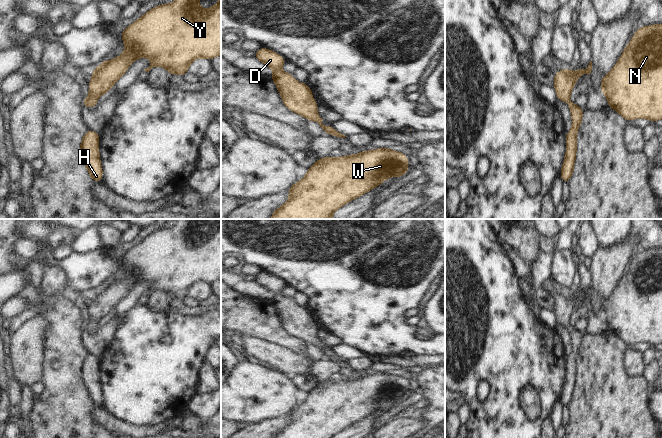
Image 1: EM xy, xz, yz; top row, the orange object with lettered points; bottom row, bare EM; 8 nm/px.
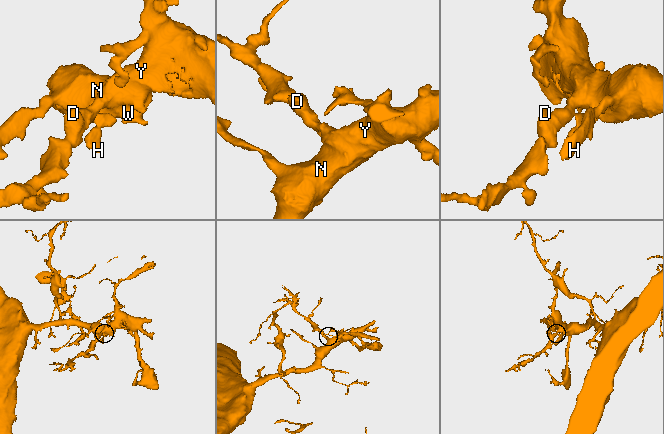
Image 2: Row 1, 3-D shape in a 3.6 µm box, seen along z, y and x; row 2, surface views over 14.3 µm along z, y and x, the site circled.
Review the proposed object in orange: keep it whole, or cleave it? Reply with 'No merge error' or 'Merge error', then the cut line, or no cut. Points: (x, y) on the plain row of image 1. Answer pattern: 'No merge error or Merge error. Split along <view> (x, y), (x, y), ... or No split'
No merge error. No split

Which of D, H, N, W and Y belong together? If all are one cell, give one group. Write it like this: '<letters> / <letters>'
D H N W Y

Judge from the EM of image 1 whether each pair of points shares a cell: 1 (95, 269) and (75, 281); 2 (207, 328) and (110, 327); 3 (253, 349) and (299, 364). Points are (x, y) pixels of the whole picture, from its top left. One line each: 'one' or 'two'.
1: one
2: two
3: one

